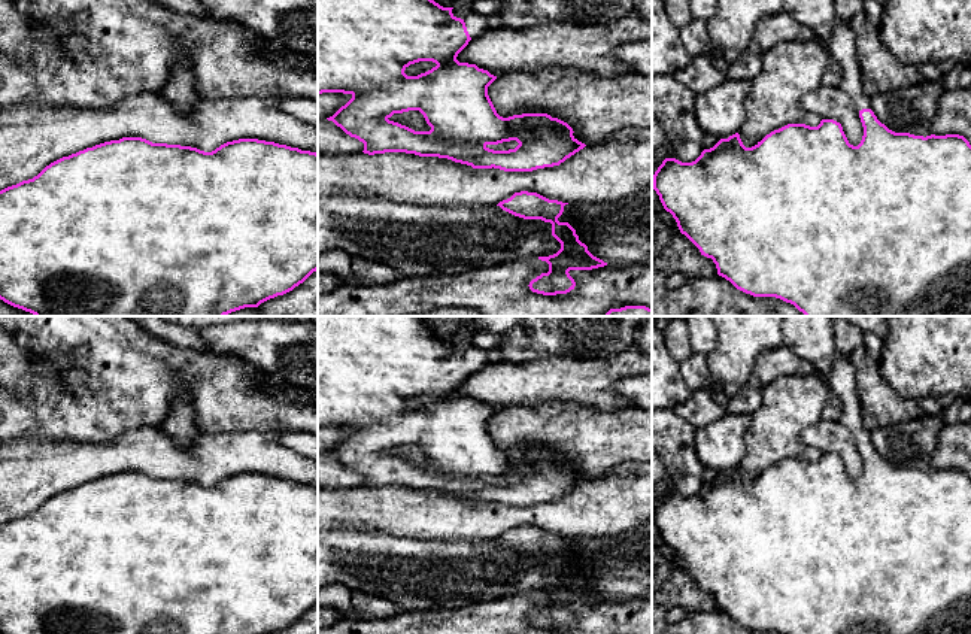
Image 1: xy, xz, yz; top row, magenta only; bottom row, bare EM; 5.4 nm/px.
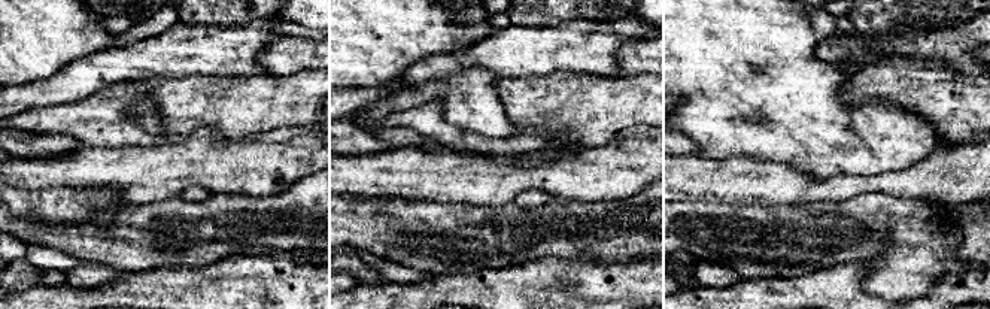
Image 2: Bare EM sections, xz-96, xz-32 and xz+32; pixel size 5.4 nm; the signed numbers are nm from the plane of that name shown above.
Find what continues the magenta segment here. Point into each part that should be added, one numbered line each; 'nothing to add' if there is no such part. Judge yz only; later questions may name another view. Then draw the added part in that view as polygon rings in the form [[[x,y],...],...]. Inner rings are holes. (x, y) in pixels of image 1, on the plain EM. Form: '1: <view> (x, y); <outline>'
1: yz (841, 381); [[[837,352],[832,371],[825,382],[828,383],[829,391],[832,391],[841,400],[843,409],[840,422],[850,430],[858,448],[862,443],[871,443],[871,433],[862,422],[855,370],[850,361]]]

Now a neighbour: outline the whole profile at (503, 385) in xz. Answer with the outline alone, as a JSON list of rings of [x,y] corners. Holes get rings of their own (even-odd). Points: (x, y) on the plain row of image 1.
[[[629,349],[597,360],[552,357],[543,362],[489,362],[458,388],[459,397],[476,398],[500,412],[516,406],[567,401],[601,410],[628,409],[613,385],[619,379],[652,374],[652,355]]]

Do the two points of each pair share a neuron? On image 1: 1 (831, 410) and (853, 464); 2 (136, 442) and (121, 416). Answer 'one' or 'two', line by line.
1: two
2: two

